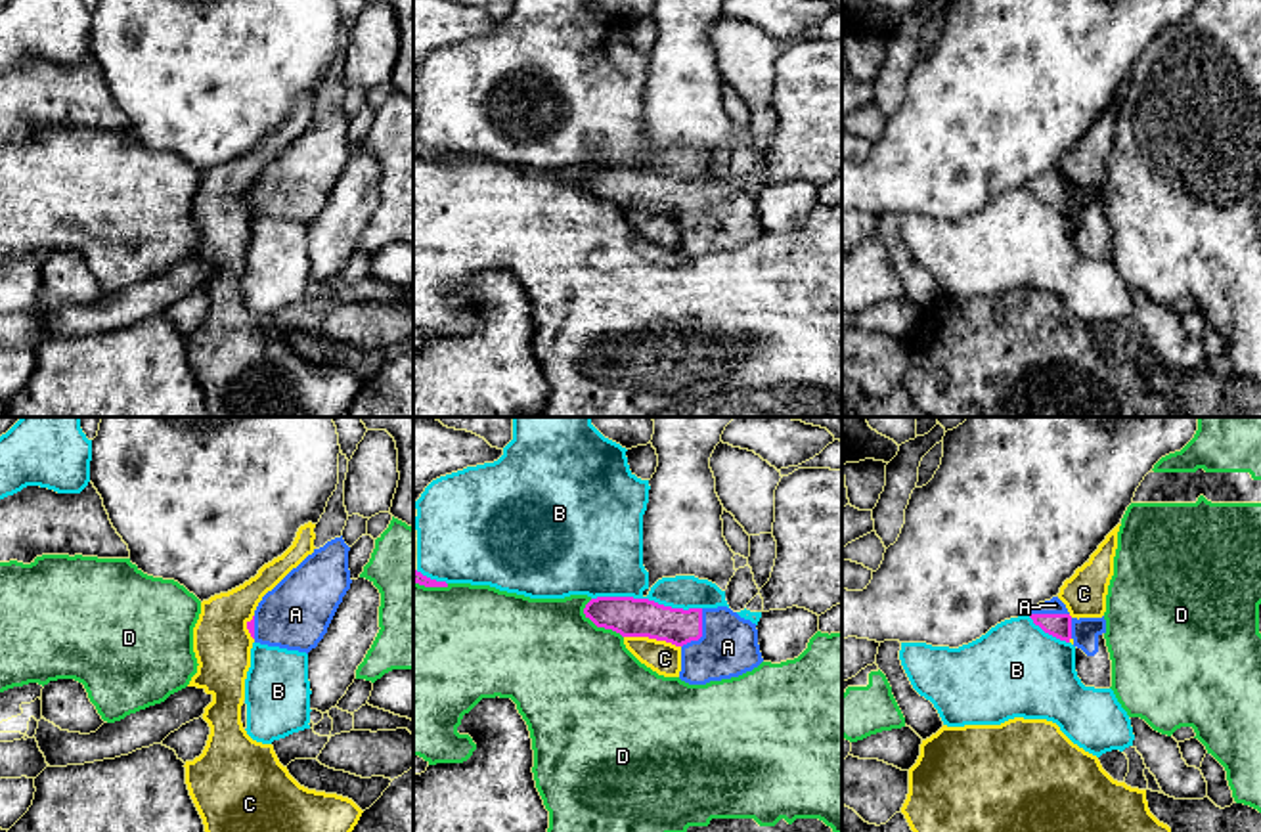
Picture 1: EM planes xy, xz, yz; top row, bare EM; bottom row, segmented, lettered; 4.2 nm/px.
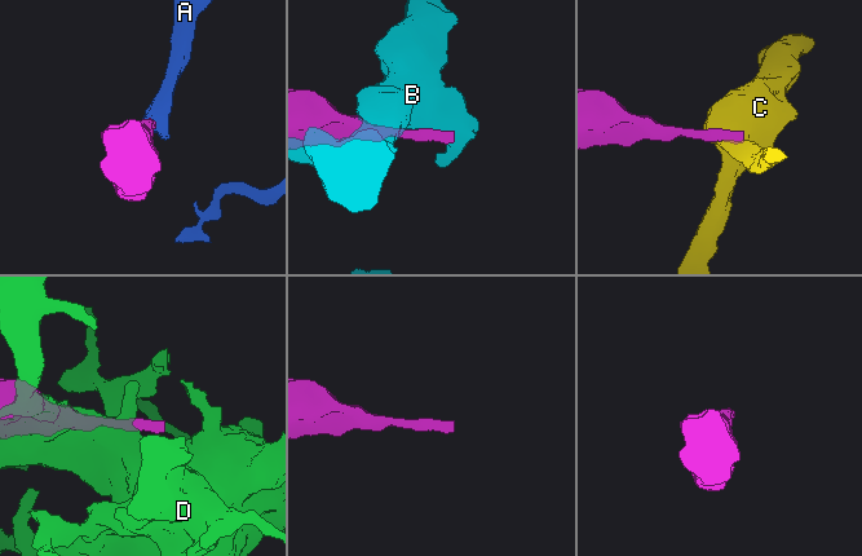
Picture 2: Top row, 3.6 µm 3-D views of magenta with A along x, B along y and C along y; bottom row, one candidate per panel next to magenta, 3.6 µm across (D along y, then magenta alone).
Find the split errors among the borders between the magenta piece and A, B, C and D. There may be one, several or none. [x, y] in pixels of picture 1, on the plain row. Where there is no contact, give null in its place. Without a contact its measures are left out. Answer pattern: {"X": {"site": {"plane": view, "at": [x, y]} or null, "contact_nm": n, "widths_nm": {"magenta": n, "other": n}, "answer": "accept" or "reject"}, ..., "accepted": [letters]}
{"A": {"site": {"plane": "xz", "at": [701, 203]}, "contact_nm": 190, "widths_nm": {"magenta": 160, "other": 240}, "answer": "accept"}, "B": {"site": {"plane": "xz", "at": [647, 171]}, "contact_nm": 460, "widths_nm": {"magenta": 160, "other": 320}, "answer": "reject"}, "C": {"site": {"plane": "xz", "at": [653, 209]}, "contact_nm": 240, "widths_nm": {"magenta": 160, "other": 140}, "answer": "reject"}, "D": {"site": {"plane": "xz", "at": [597, 197]}, "contact_nm": 220, "widths_nm": {"magenta": 160, "other": 500}, "answer": "reject"}, "accepted": ["A"]}

